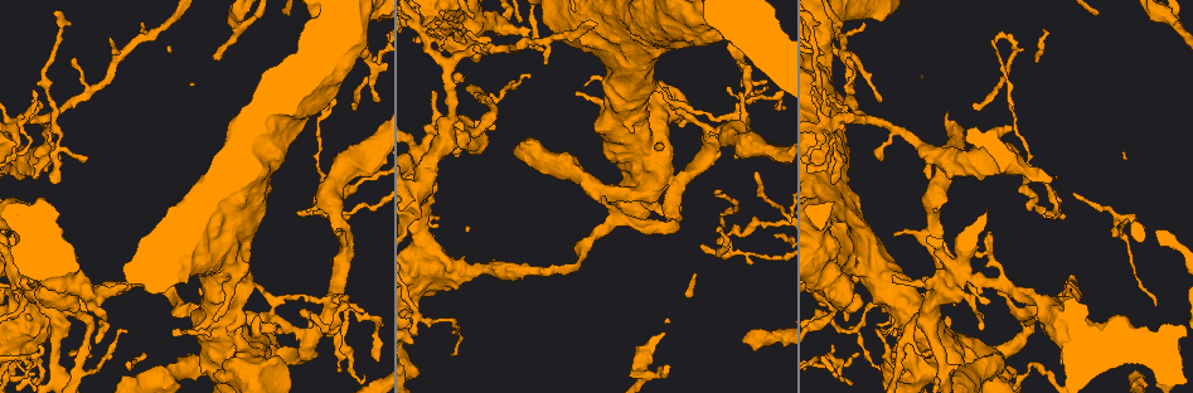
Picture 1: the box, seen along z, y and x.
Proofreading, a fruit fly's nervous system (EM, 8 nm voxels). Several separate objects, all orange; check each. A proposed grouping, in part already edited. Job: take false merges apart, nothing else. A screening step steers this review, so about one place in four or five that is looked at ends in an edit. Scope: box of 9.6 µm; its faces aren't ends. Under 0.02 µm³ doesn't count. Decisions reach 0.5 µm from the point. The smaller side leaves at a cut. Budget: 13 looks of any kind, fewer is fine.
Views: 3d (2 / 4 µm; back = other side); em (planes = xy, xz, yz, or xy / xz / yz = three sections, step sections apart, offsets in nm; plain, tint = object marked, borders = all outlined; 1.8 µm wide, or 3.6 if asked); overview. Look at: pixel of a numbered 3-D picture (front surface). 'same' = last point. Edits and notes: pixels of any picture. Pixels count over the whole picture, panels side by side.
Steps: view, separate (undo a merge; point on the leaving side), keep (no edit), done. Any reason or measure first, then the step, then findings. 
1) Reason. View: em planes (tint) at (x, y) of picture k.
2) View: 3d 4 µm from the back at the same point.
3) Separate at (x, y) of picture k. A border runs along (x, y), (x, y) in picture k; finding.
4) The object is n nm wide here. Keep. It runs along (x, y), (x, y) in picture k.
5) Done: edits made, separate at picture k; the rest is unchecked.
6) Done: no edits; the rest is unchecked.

Sharp bend. View: em planes (tint) at (333, 331) of picture 1.

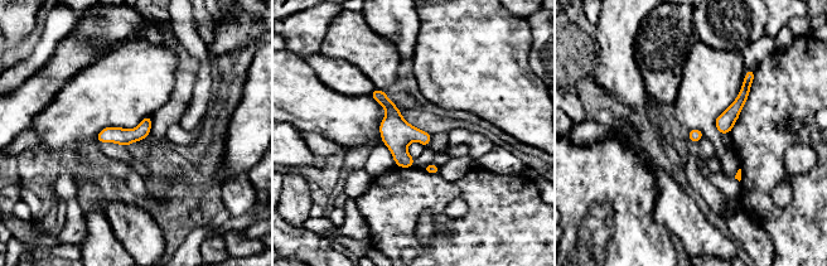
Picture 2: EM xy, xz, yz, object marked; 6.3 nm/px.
Keep. It runs along (148, 119), (134, 135), (100, 138) in picture 2; one neuron here.

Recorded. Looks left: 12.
Calibre changes. View: em 3.6 µm xz step 4 (tint) at (36, 319) of picture 1.

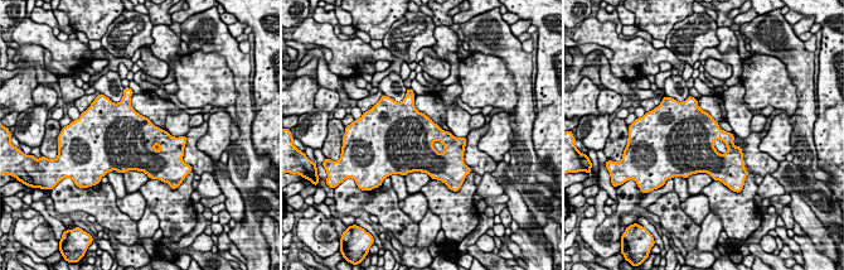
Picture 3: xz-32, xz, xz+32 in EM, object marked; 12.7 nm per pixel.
Keep. One neuron here.

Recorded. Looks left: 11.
A fork. View: 3d 2 µm at (1176, 22) of picture 1.

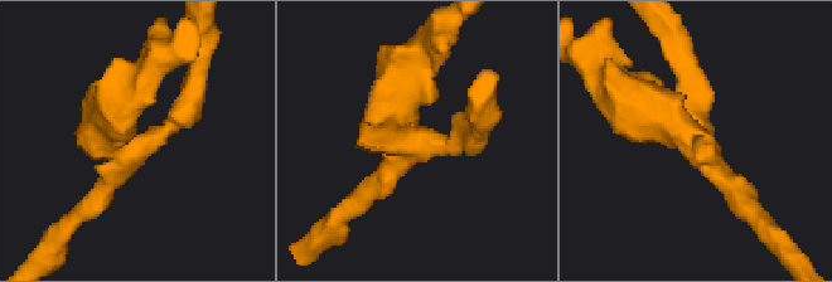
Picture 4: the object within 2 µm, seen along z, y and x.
3 arms meet here; the arms are 160, 190, 280 nm wide; need the tissue. View: em planes (tint) at (703, 152) of picture 4.

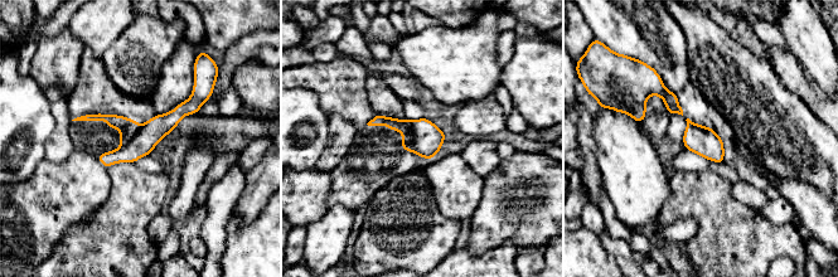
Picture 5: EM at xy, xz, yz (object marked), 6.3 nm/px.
Separate at (427, 137) of picture 5. The part that leaves runs along (198, 92), (131, 152), (102, 159) in picture 5; two neurons meet here.

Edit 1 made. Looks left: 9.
Closes a loop. View: 3d 2 µm at (182, 333) of picture 1.

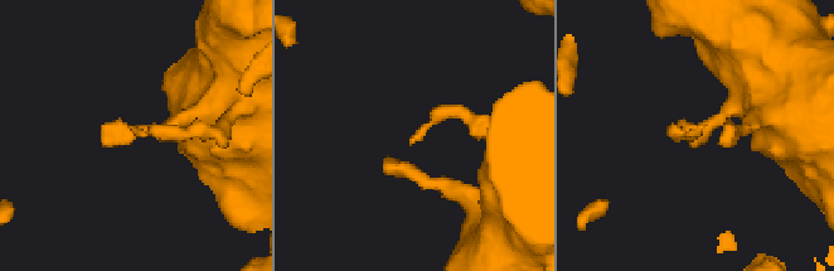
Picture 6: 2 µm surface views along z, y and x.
View: em planes (tint) at (418, 140) of picture 6.

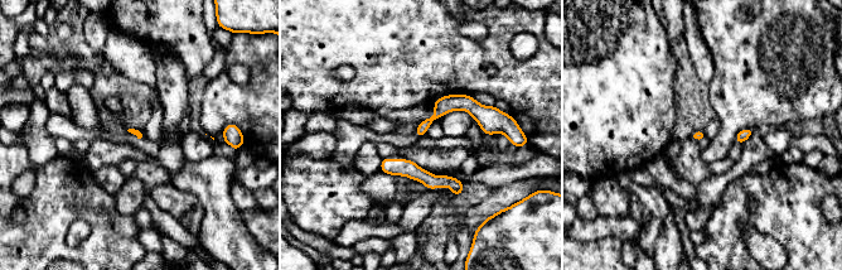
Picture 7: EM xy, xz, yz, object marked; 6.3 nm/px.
Keep. It runs along (497, 129), (448, 104), (419, 131) in picture 7; one neuron here.

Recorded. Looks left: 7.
Calibre changes. View: 3d 4 µm at (422, 187) of picture 1.

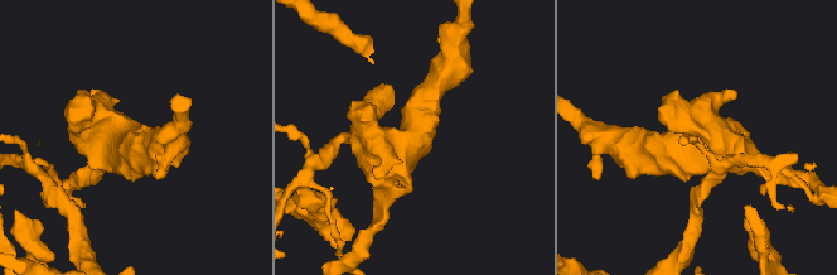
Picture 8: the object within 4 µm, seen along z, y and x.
3 arms meet here; the arms are 360, 380, 380 nm wide. View: em planes (tint) at (693, 147) of picture 8.

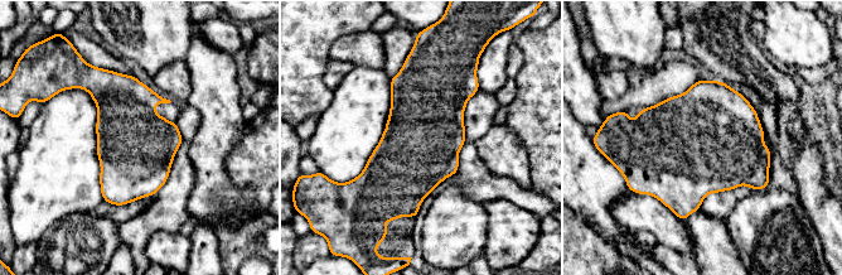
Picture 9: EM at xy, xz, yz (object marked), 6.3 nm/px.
Keep. All the same neuron.

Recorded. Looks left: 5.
Done: edits made, separate at picture 5; the rest is unchecked.

